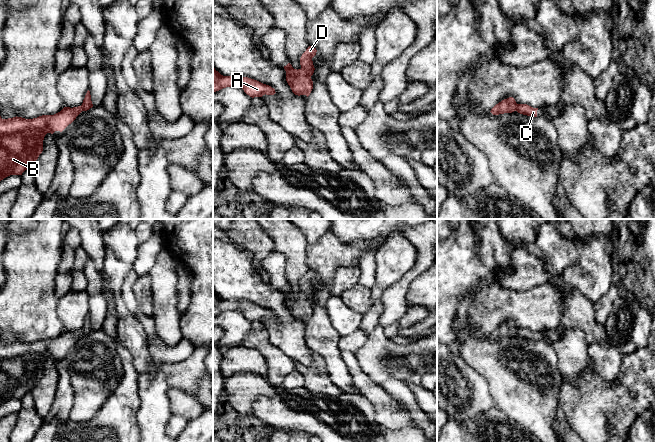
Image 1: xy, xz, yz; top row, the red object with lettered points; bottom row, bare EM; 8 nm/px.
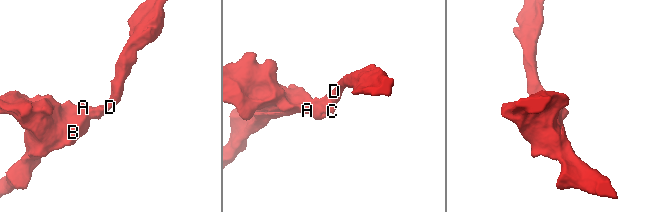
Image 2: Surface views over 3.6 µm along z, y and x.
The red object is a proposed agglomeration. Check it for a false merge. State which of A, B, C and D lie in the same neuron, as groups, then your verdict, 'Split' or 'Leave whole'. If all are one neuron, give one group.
Groups: A B C D. Leave whole

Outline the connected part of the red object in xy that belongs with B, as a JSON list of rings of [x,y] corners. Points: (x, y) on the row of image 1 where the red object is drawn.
[[[88,90],[83,103],[78,107],[64,107],[54,115],[42,115],[33,119],[13,117],[2,119],[0,116],[0,181],[10,175],[22,175],[38,159],[43,151],[43,140],[47,133],[62,132],[82,112],[93,107]]]

